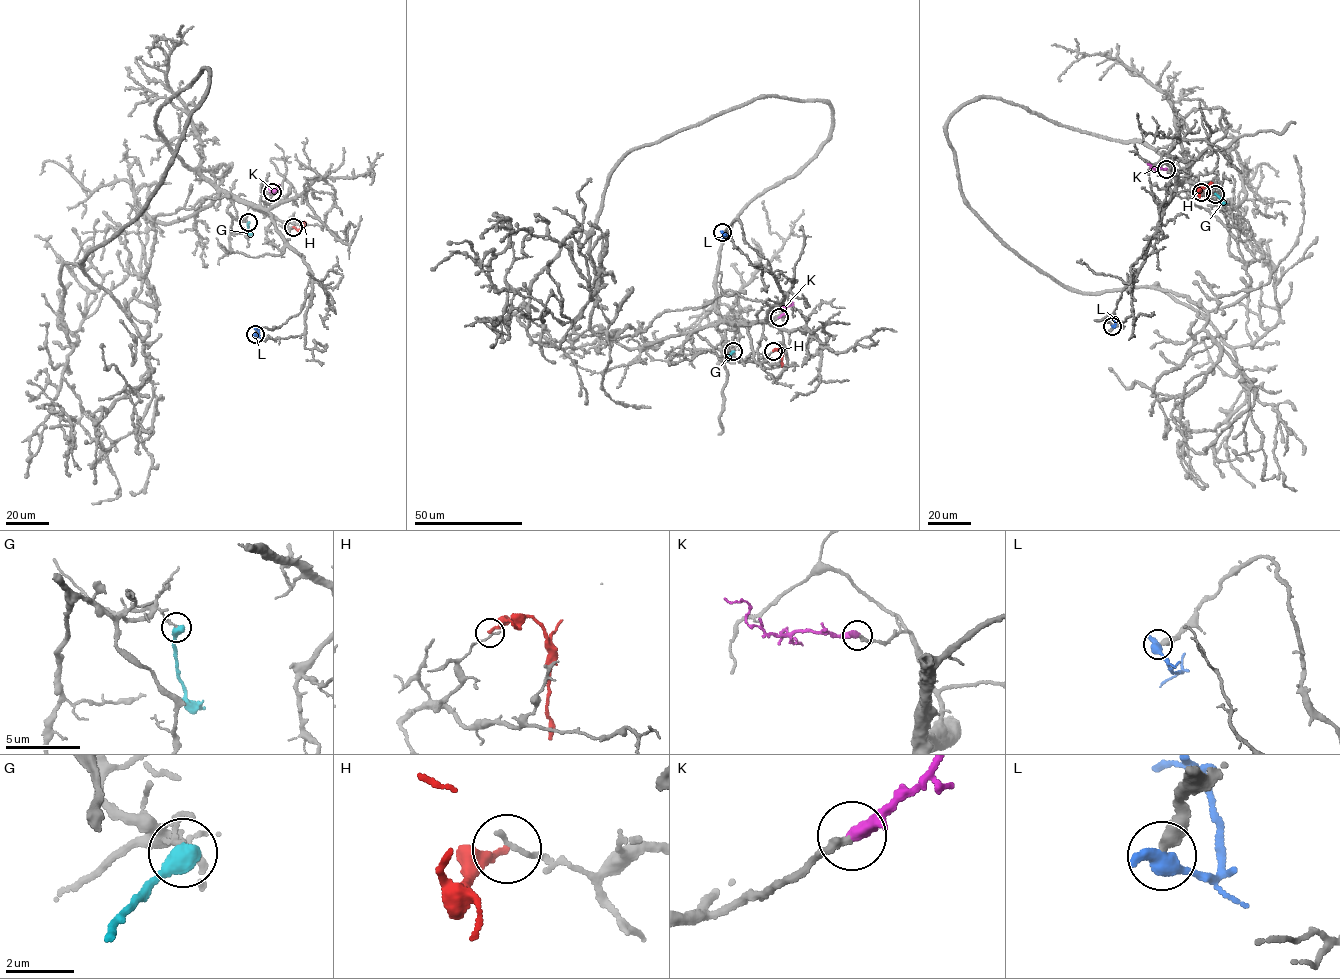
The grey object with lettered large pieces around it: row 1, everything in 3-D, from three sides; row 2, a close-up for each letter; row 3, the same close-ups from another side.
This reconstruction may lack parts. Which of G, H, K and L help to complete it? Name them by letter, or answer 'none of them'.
K

